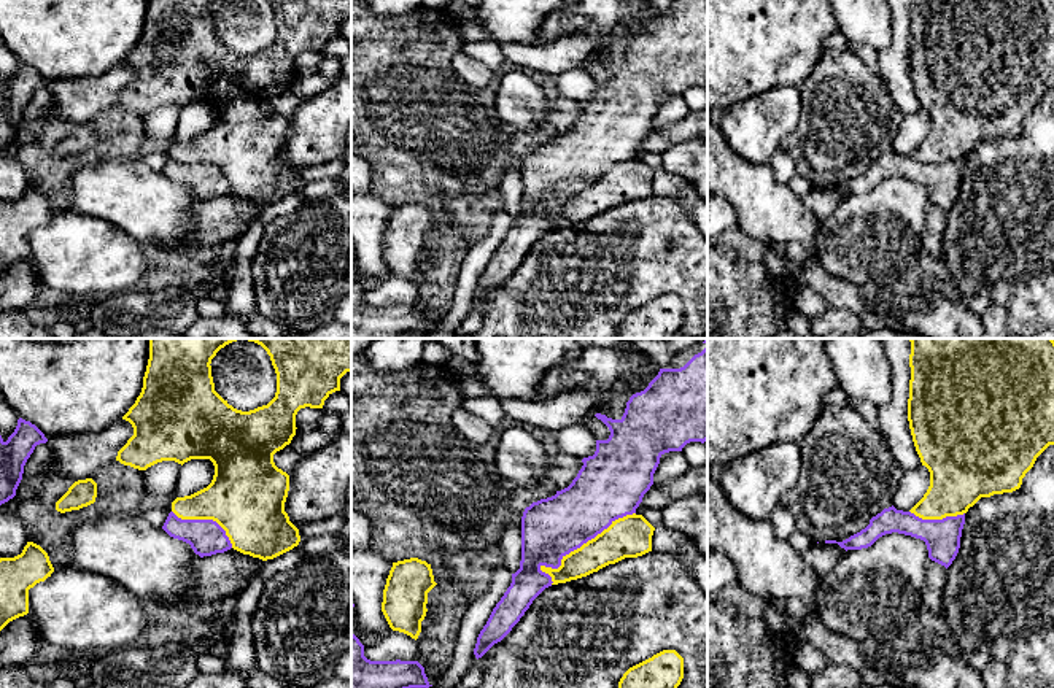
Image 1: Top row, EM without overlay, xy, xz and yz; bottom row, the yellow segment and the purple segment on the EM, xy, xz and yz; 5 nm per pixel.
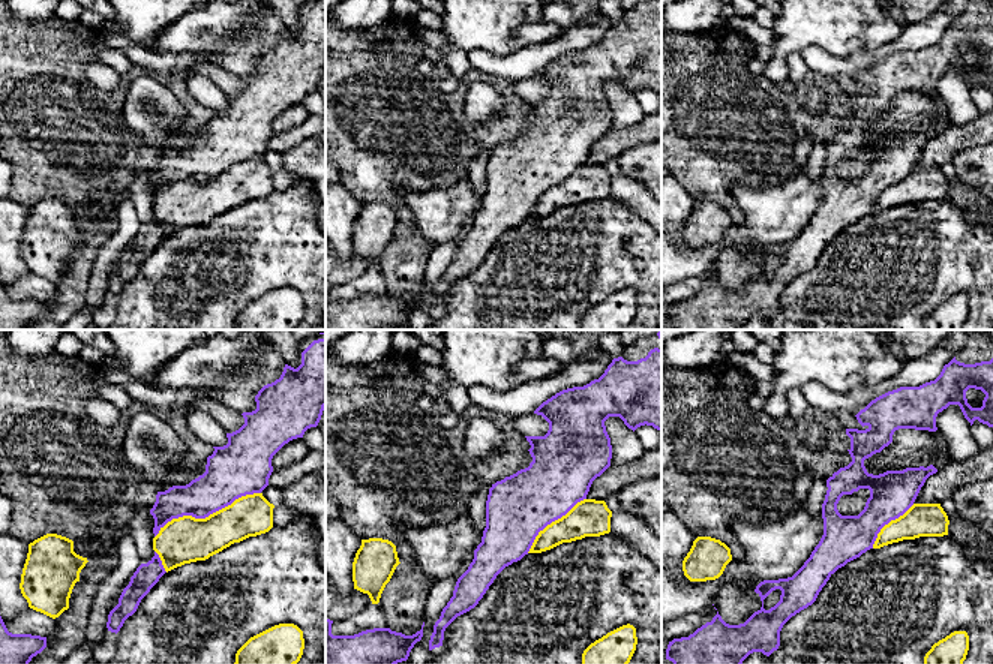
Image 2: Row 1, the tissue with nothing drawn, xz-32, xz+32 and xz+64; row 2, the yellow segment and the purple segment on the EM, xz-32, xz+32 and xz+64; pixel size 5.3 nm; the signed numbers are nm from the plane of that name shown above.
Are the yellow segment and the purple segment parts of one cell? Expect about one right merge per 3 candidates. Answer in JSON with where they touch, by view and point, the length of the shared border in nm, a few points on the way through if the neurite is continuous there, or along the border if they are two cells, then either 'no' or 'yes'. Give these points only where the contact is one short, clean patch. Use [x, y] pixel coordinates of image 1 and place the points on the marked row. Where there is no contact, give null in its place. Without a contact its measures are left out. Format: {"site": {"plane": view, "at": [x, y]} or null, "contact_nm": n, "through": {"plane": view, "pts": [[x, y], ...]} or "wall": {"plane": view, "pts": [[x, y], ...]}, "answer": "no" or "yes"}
{"site": {"plane": "xz", "at": [587, 542]}, "contact_nm": 550, "answer": "no"}

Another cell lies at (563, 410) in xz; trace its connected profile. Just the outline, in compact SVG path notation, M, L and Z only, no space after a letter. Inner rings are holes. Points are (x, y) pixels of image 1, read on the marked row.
M563 392L541 402L515 396L498 396L506 416L517 423L529 423L561 434L564 427L577 426L579 419L599 404L601 392Z

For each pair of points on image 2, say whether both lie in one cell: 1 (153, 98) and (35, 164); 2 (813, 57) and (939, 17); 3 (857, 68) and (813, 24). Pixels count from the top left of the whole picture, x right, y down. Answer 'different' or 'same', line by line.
1: different
2: same
3: different

